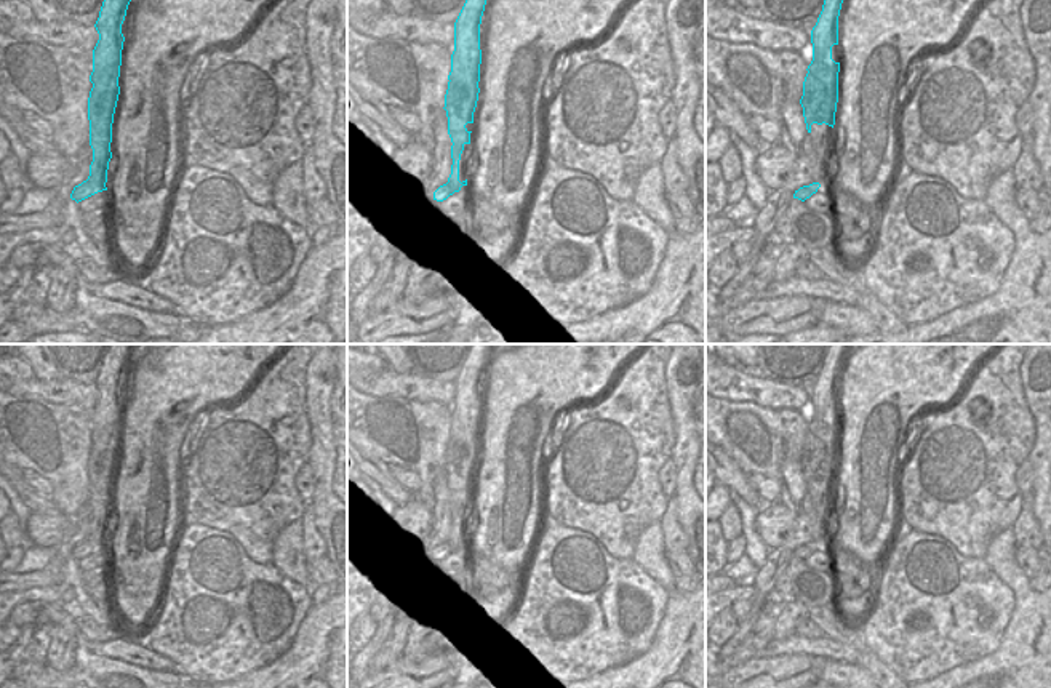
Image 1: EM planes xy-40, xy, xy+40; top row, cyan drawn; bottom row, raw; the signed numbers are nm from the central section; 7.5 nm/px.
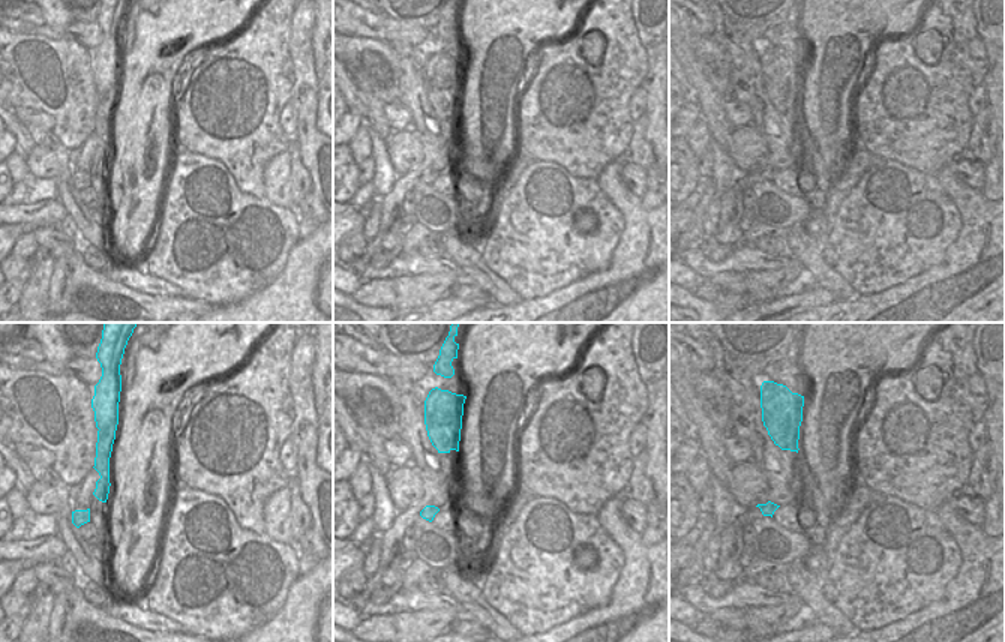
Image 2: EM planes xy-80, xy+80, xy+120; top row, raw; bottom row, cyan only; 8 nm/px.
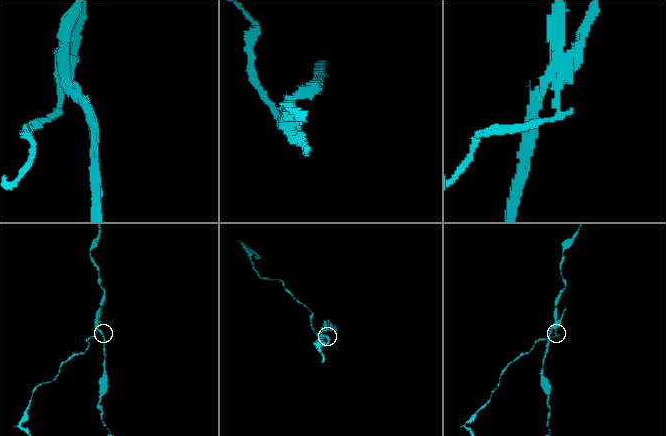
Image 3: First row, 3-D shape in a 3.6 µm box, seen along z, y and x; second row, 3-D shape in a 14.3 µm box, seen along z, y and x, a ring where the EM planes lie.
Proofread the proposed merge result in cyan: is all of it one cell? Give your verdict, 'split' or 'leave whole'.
split

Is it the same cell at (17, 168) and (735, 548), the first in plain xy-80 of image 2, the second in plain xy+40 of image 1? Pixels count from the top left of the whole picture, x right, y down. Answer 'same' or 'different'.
different

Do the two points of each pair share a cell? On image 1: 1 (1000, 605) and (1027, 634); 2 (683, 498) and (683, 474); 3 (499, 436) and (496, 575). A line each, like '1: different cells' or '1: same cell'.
1: different cells
2: same cell
3: same cell

